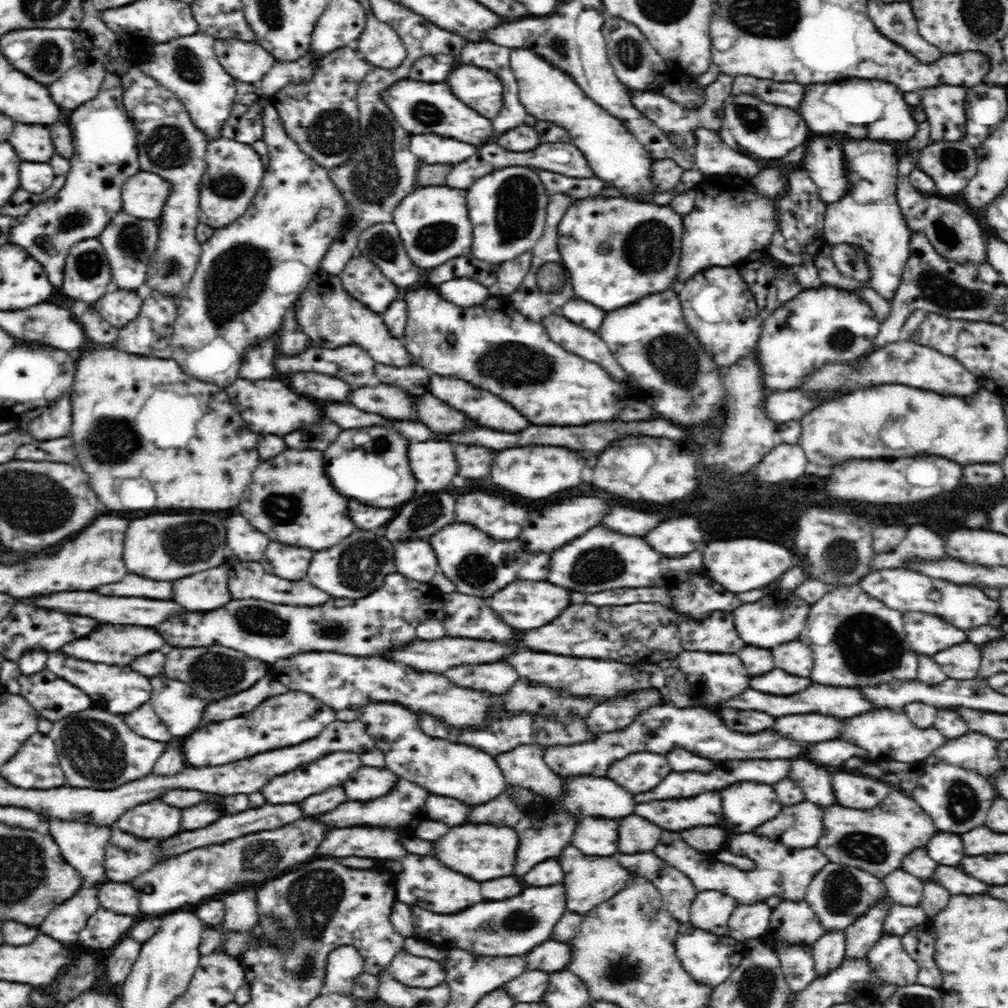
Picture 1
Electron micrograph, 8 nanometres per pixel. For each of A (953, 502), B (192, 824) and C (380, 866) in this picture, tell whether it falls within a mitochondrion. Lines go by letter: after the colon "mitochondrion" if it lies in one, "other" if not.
A: other
B: other
C: other

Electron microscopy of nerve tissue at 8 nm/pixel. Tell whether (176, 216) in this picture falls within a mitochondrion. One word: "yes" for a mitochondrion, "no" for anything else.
no

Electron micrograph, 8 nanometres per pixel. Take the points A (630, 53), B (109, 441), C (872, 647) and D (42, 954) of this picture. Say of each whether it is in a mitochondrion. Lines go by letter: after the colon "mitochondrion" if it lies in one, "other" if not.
A: mitochondrion
B: mitochondrion
C: mitochondrion
D: other

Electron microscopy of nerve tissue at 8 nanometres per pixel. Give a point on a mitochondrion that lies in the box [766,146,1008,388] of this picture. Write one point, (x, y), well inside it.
(934, 293)

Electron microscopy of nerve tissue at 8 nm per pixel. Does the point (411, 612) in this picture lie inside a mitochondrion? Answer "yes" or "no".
no

